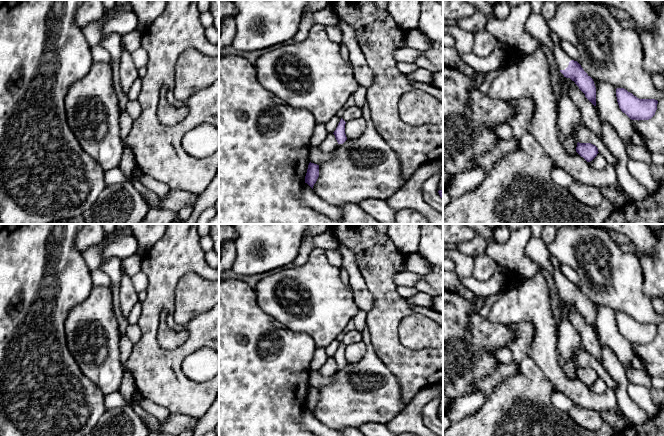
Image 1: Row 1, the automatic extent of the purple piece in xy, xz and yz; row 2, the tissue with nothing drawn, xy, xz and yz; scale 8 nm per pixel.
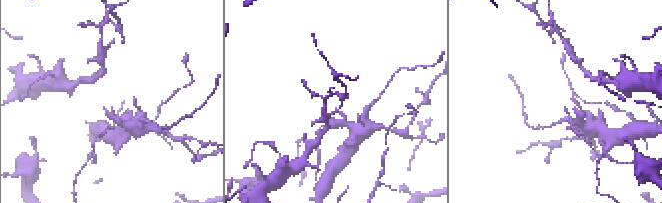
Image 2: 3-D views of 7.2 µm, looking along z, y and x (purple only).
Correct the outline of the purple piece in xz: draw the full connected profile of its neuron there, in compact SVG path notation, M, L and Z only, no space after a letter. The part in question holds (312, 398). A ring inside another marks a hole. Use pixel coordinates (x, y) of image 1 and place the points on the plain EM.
M310 386L305 400L305 407L307 407L313 413L318 401L319 389Z

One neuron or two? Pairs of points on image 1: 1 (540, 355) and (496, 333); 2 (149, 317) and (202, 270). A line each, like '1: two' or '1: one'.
1: two
2: one

